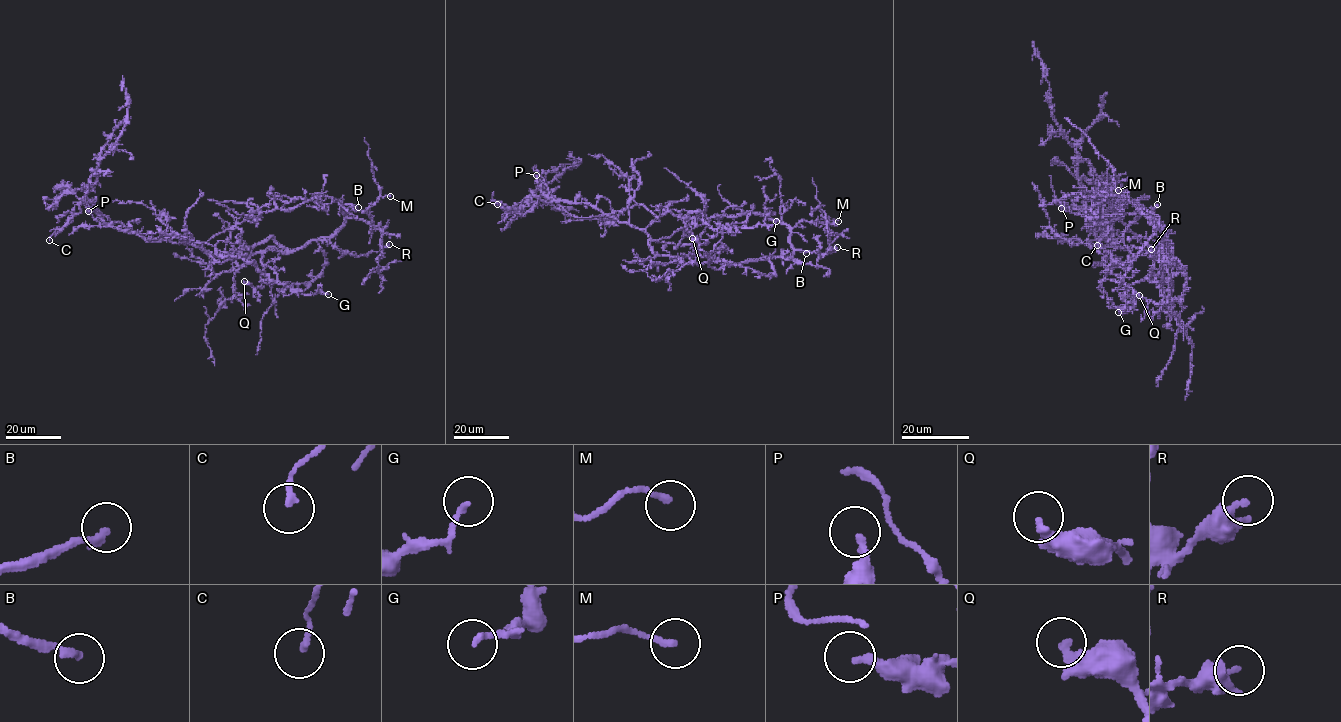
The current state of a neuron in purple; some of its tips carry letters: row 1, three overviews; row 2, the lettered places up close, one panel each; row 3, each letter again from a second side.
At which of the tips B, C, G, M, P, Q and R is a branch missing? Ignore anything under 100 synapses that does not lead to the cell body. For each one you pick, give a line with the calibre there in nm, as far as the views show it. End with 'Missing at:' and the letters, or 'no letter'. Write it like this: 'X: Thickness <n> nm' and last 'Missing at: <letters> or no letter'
B: Thickness 200 nm
Missing at: B

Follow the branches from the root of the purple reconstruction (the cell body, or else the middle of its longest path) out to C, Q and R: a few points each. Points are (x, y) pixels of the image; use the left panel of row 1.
C: (203, 248), (199, 242), (145, 238), (121, 222), (101, 224), (82, 202), (81, 211), (49, 240)
Q: (203, 248), (201, 245), (215, 235), (237, 228), (243, 246), (261, 253), (264, 266), (257, 288), (244, 281)
R: (203, 248), (226, 256), (272, 237), (296, 250), (328, 239), (347, 217), (377, 226), (381, 245), (389, 244)

